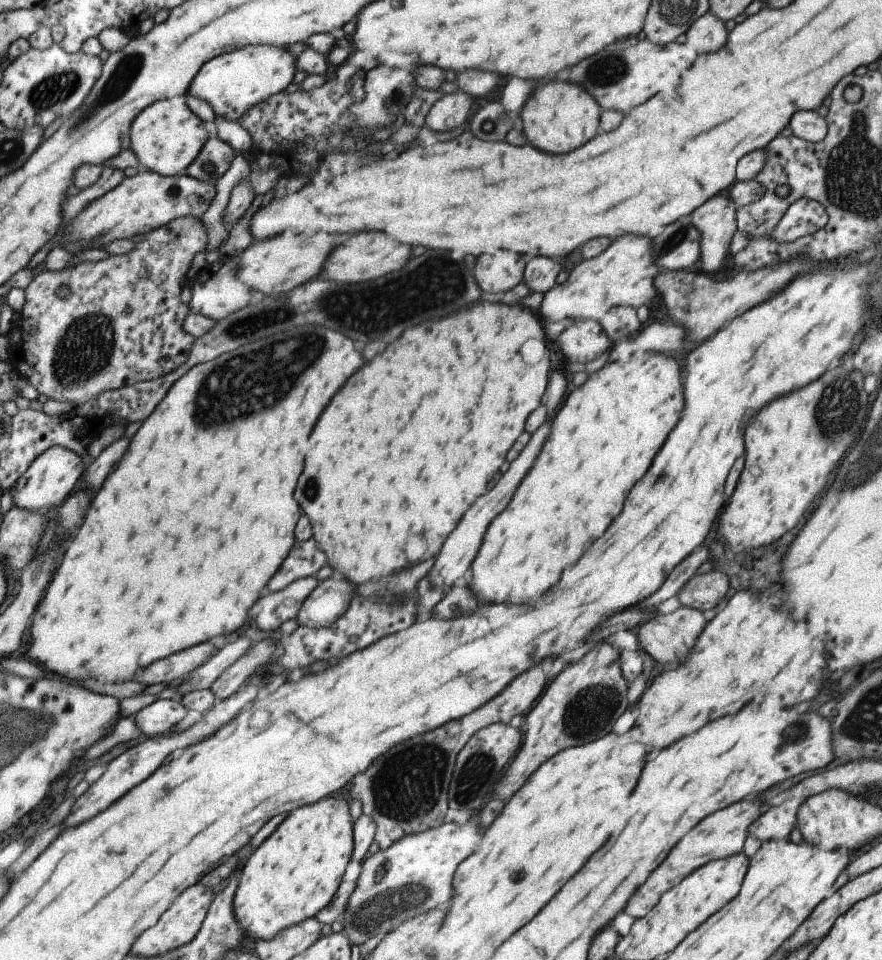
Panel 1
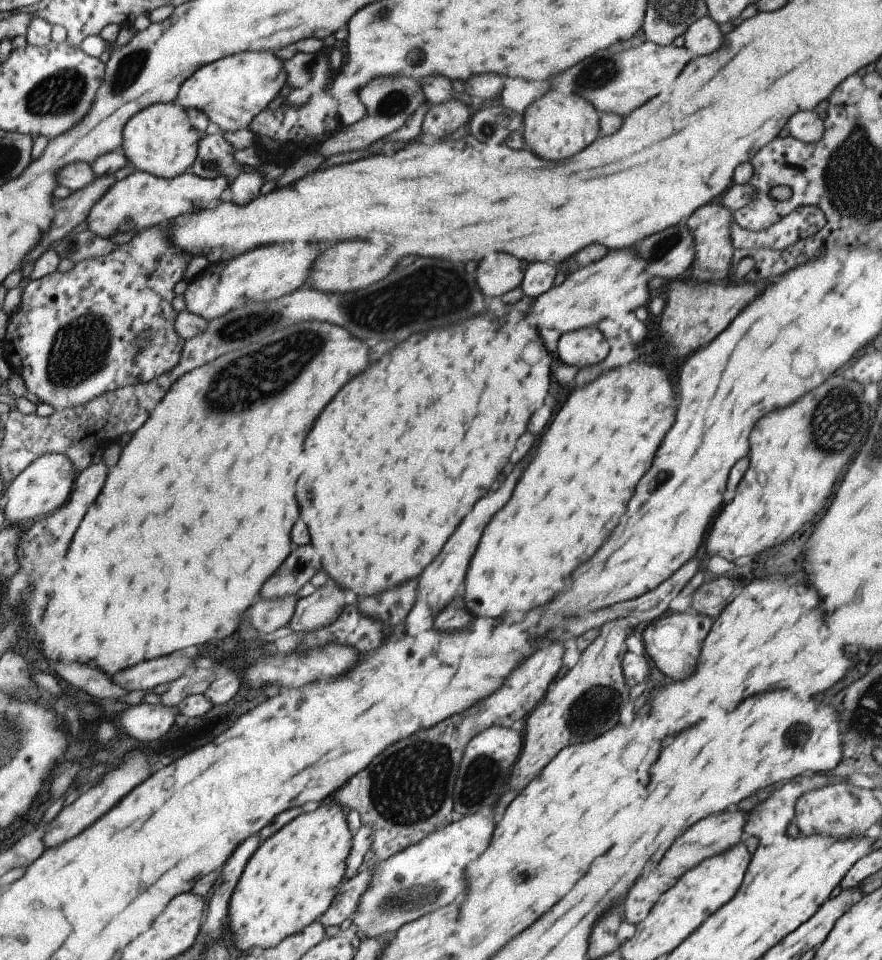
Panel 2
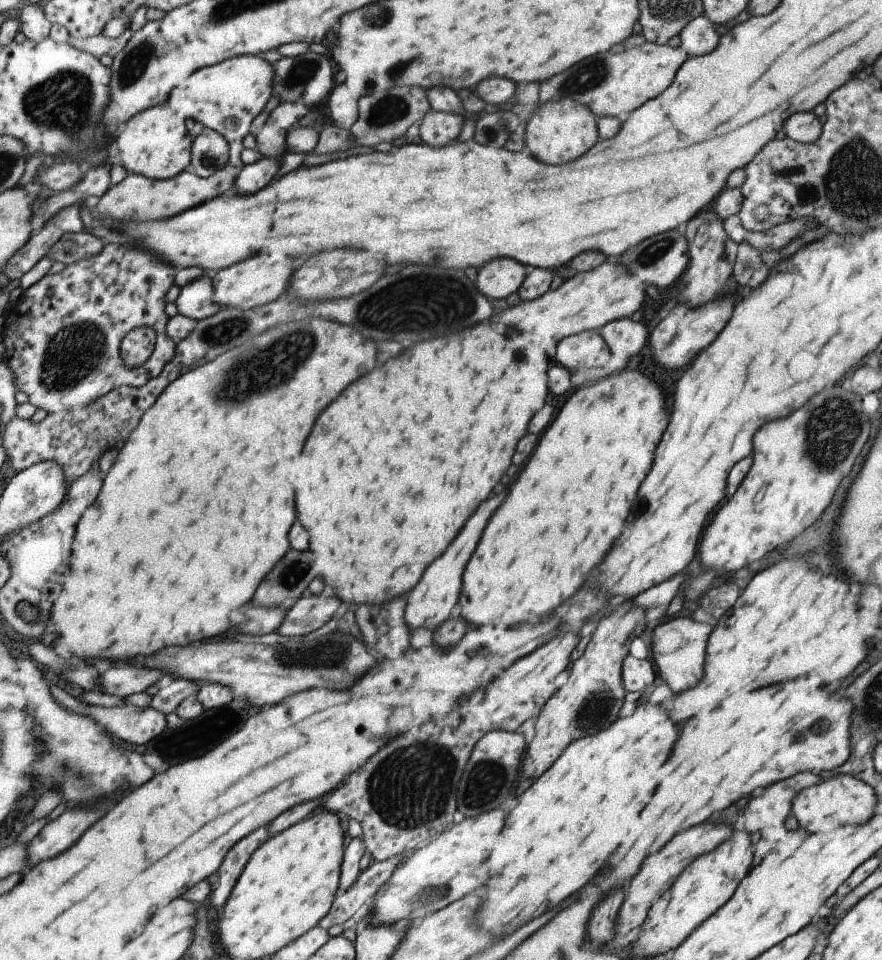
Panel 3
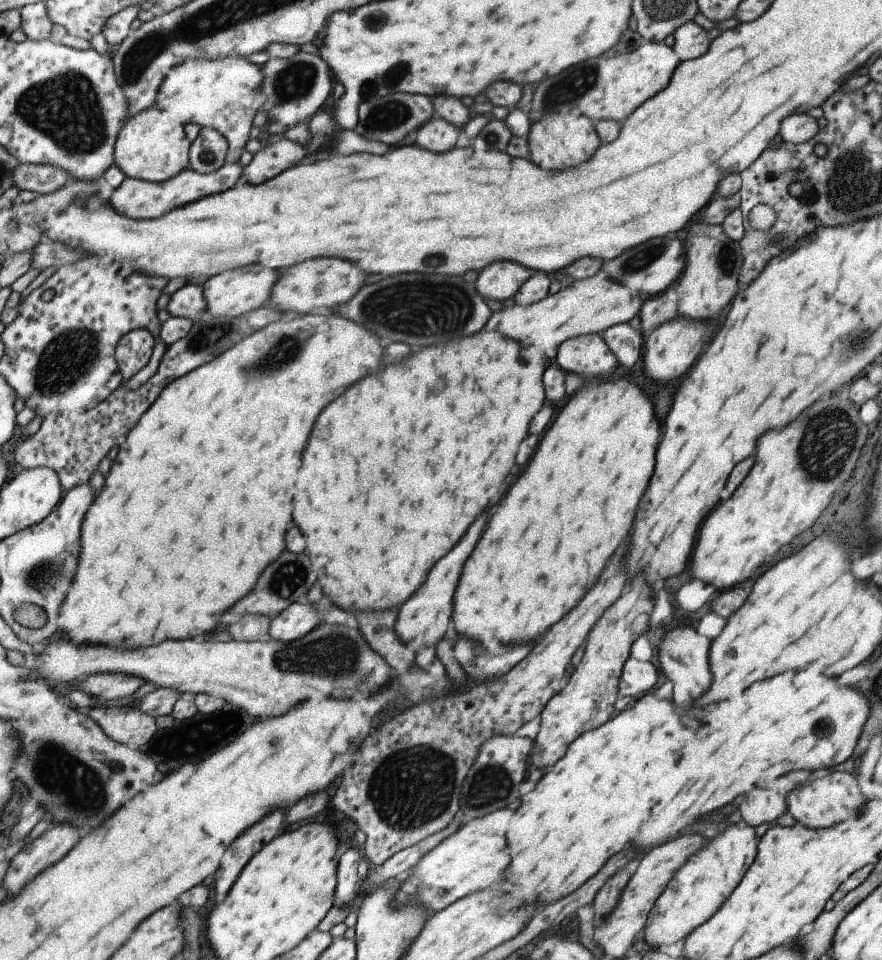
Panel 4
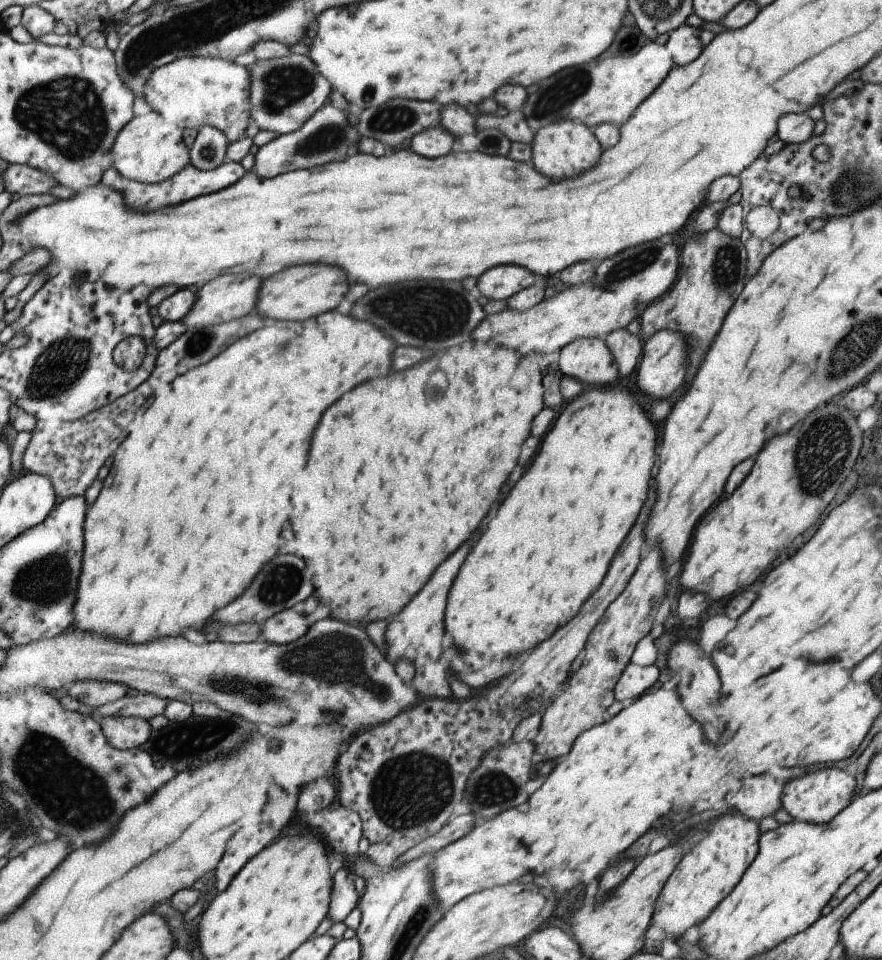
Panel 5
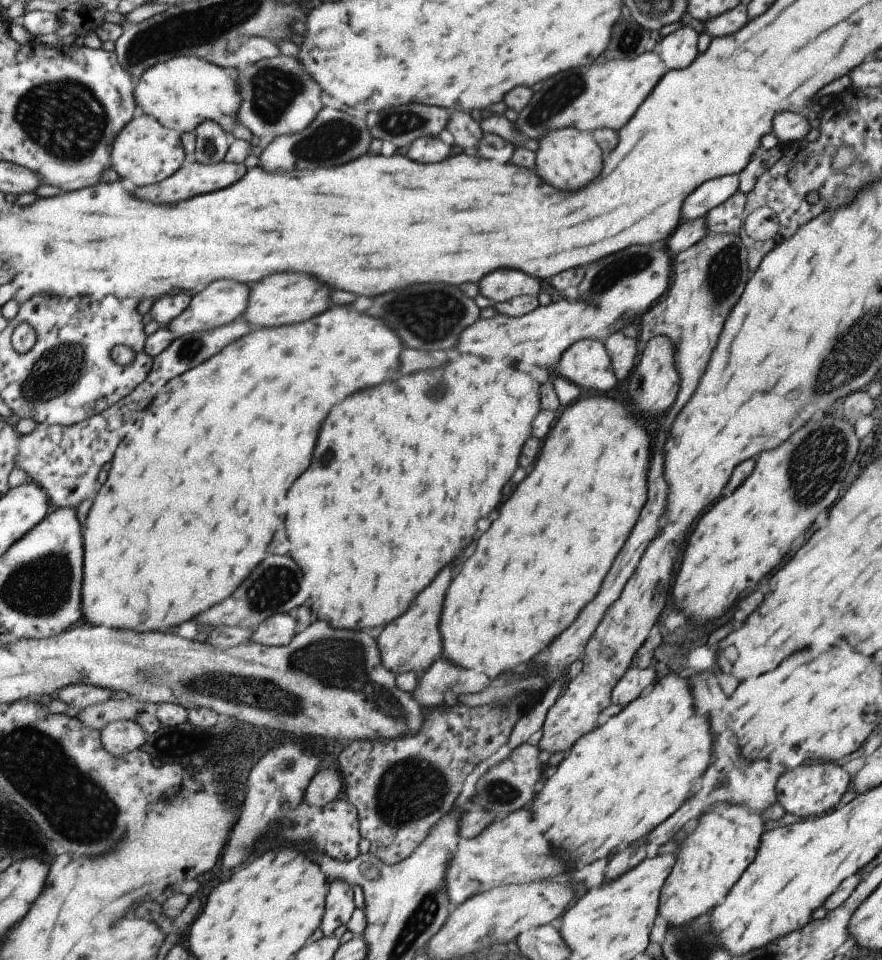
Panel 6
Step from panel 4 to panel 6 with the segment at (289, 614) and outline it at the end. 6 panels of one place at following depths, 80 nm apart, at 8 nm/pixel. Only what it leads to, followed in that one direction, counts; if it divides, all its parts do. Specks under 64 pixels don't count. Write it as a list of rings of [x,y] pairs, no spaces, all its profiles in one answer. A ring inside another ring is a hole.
[[[289,613],[268,616],[252,631],[250,642],[262,645],[286,645],[295,636],[295,617]]]

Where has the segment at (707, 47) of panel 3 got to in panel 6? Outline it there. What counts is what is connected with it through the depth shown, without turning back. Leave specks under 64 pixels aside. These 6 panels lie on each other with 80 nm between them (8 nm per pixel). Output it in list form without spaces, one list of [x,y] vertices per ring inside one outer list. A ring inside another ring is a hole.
[[[685,25],[662,37],[653,50],[662,58],[670,71],[689,66],[697,56],[698,33]]]

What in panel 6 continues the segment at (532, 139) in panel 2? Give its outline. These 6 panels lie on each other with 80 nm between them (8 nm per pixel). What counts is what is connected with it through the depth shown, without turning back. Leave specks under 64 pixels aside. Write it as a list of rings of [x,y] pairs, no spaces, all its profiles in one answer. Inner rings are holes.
[[[561,127],[547,131],[535,150],[535,174],[559,190],[577,190],[593,180],[601,170],[601,150],[592,133],[575,127]]]

